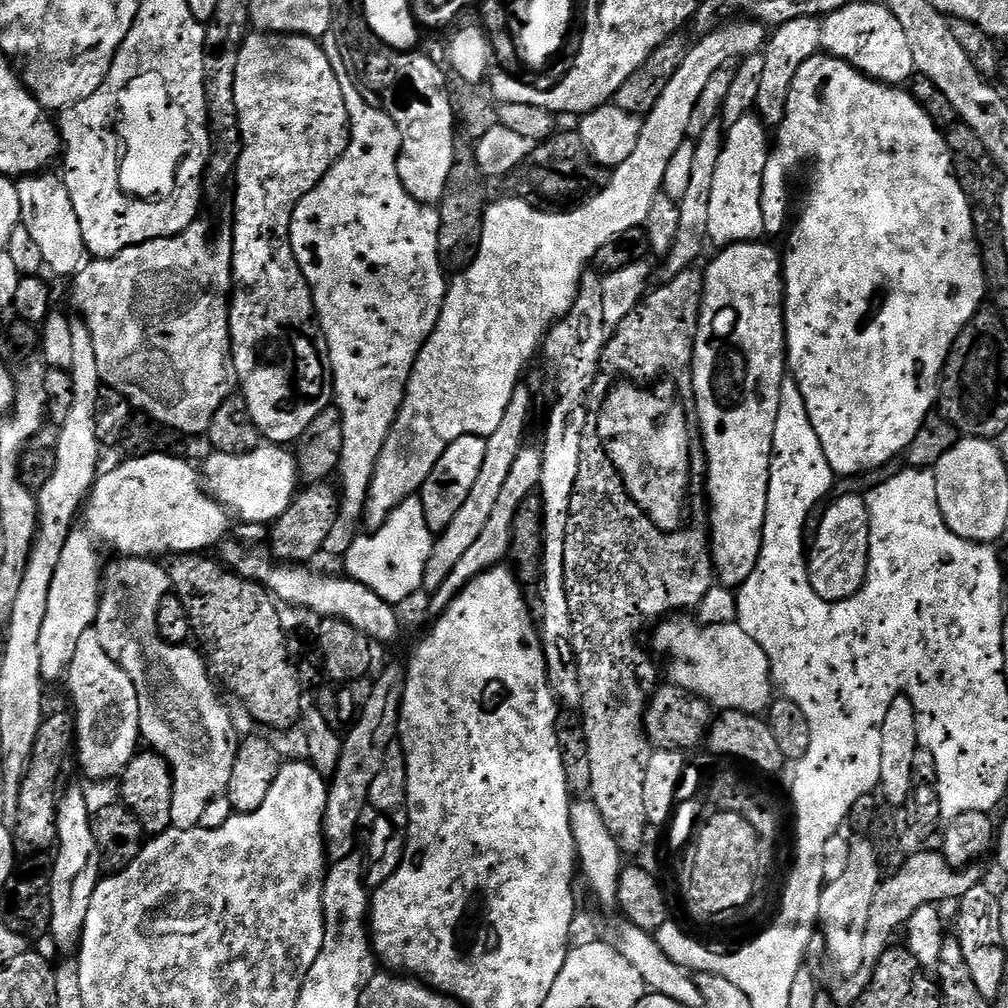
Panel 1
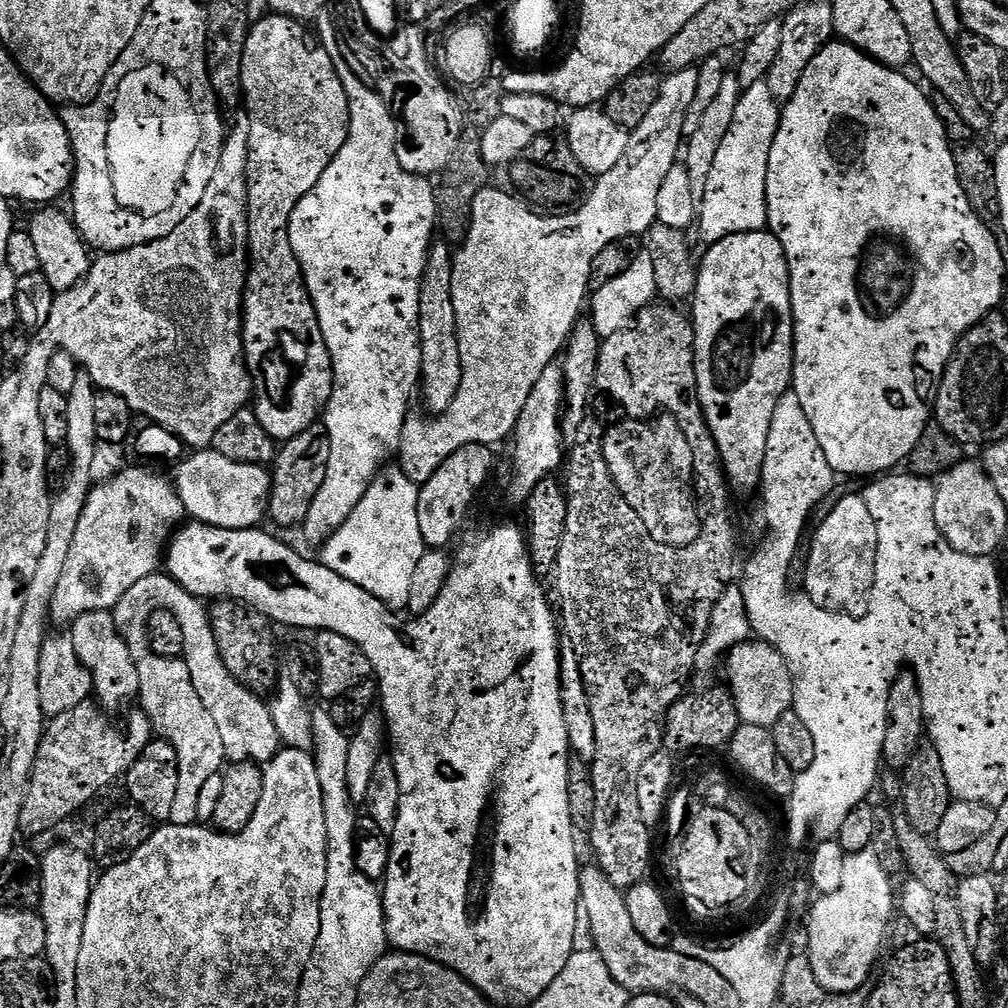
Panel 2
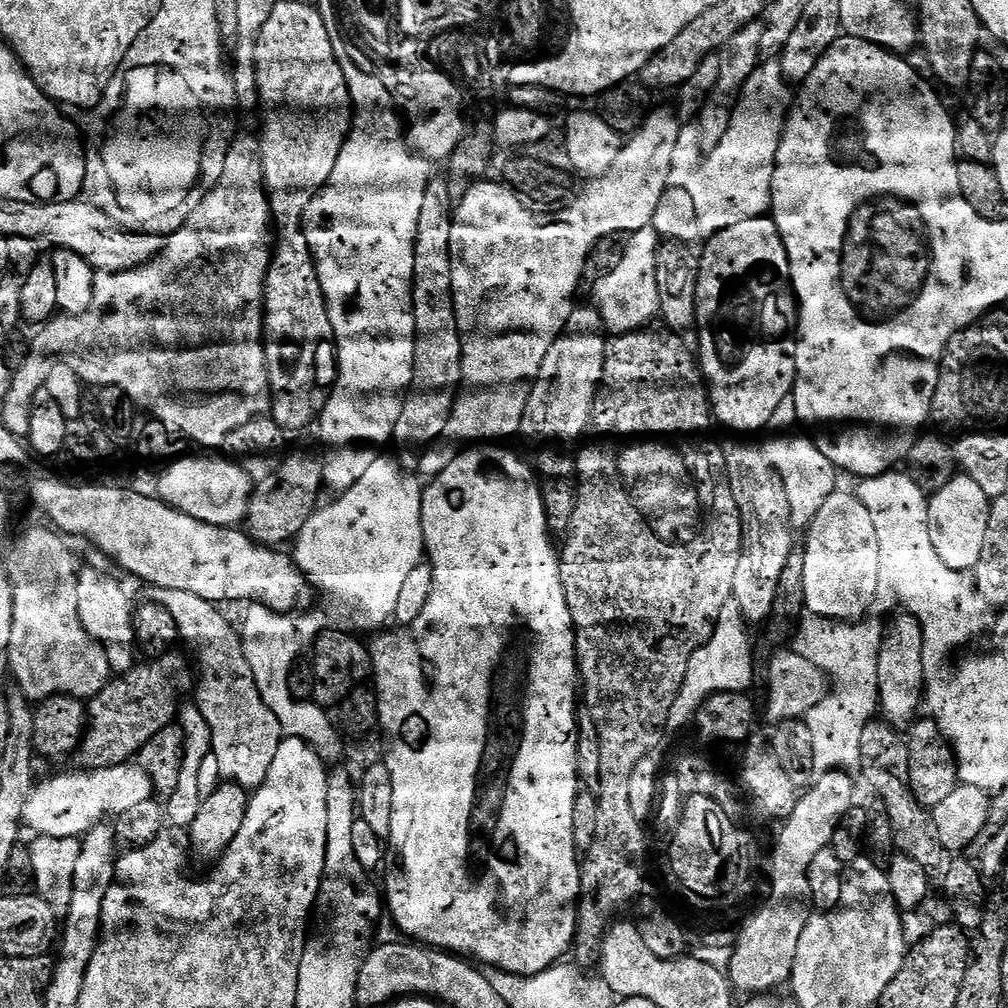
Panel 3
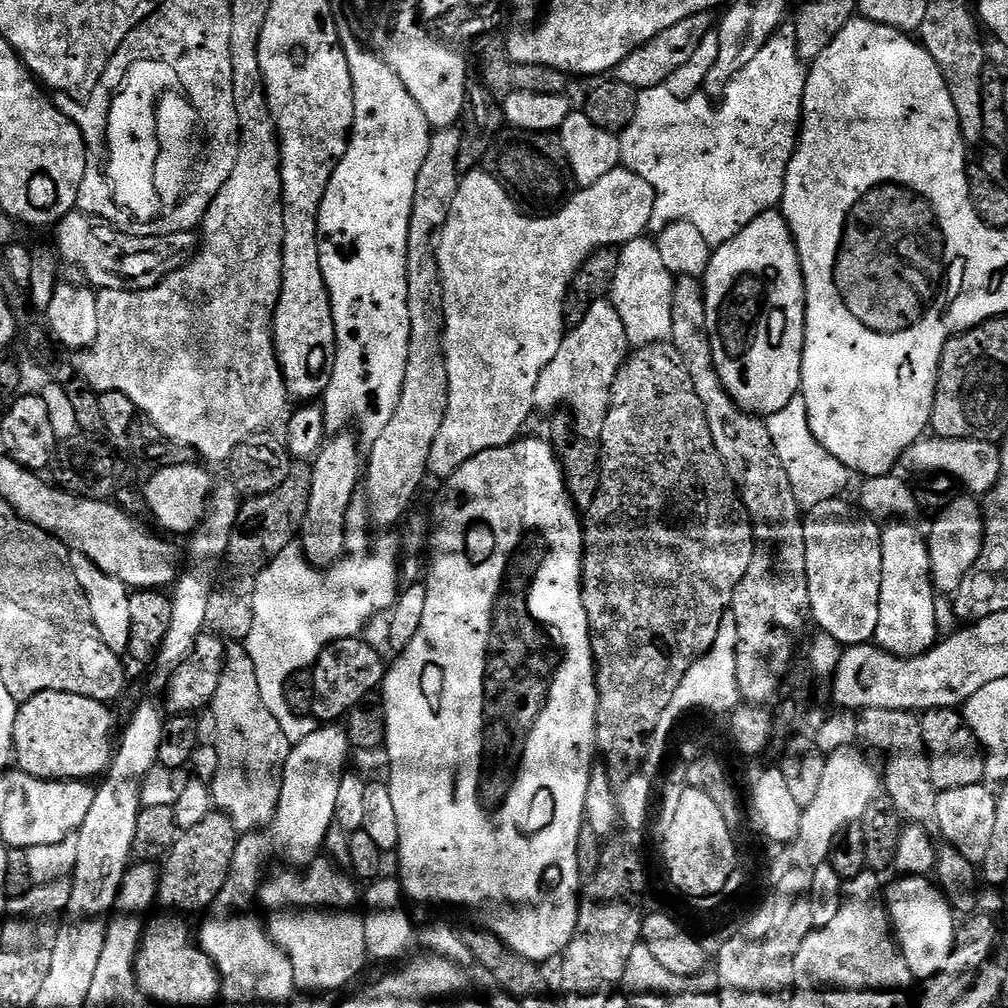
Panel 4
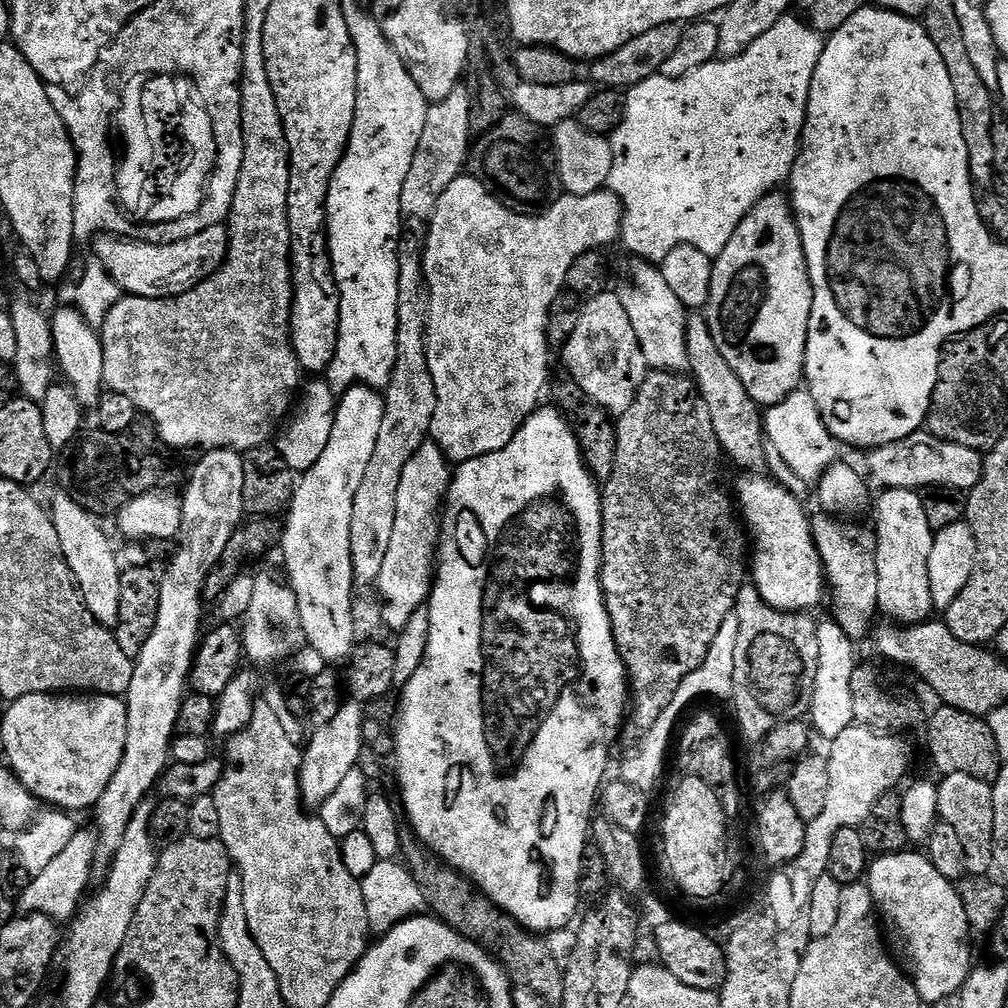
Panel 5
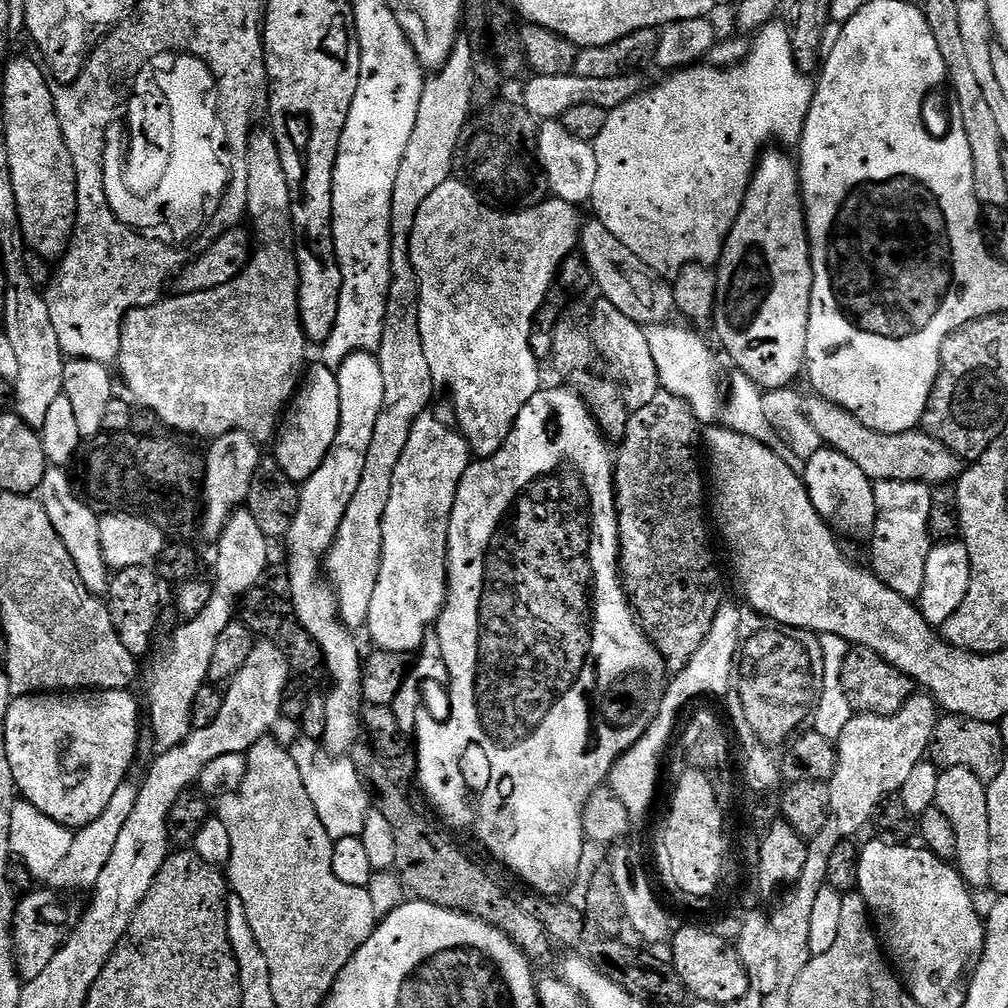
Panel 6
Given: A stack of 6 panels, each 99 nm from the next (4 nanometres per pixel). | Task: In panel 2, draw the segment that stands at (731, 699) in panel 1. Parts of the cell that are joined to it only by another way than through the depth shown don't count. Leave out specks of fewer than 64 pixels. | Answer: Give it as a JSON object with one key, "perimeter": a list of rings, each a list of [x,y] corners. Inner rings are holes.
{"perimeter":[[[756,638],[751,642],[734,645],[726,653],[726,664],[727,660],[726,684],[732,699],[736,701],[736,709],[743,723],[772,729],[774,722],[778,722],[782,714],[793,711],[794,680],[786,666],[786,658],[782,658],[776,648],[771,648],[763,640]]]}

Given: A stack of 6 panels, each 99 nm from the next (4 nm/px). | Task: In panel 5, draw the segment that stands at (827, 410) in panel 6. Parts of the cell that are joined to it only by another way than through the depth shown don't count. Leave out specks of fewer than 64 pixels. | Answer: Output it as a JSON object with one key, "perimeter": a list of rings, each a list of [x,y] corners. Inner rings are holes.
{"perimeter":[[[927,430],[910,434],[905,440],[890,442],[890,446],[871,449],[867,453],[867,475],[877,480],[881,489],[911,488],[956,488],[967,493],[977,484],[984,473],[984,456],[972,448],[958,446],[954,442],[938,439]]]}

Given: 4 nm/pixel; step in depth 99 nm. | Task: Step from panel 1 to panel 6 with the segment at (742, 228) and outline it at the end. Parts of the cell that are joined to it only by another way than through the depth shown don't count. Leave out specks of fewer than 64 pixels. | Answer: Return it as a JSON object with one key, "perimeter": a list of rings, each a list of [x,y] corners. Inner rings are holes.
{"perimeter":[[[769,22],[759,29],[758,35],[751,41],[748,55],[731,68],[713,68],[711,66],[690,66],[685,70],[677,71],[669,80],[661,82],[657,88],[641,91],[639,96],[626,101],[622,106],[611,109],[606,118],[606,126],[602,126],[602,134],[594,141],[596,161],[598,162],[598,175],[594,178],[594,190],[590,208],[596,211],[595,219],[618,242],[622,242],[643,263],[647,264],[657,274],[675,273],[686,264],[702,264],[712,266],[724,255],[724,242],[728,239],[728,233],[732,231],[737,216],[740,215],[740,207],[744,201],[744,195],[748,193],[748,184],[752,180],[752,174],[762,153],[769,147],[771,140],[777,140],[777,145],[799,145],[802,138],[802,130],[806,126],[806,114],[810,114],[810,102],[814,91],[813,81],[805,73],[801,72],[796,64],[794,50],[790,46],[790,36],[786,26],[779,22]]]}

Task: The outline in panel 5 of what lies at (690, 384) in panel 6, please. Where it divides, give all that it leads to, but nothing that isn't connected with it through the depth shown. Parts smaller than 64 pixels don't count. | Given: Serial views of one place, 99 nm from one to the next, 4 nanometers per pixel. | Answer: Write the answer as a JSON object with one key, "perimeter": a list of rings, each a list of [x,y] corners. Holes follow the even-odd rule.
{"perimeter":[[[641,259],[635,263],[632,268],[632,285],[625,292],[621,291],[619,298],[622,306],[626,306],[626,314],[630,314],[634,334],[638,334],[638,346],[642,346],[642,354],[646,354],[649,369],[683,373],[688,368],[686,336],[689,313],[684,304],[678,302],[655,263]]]}

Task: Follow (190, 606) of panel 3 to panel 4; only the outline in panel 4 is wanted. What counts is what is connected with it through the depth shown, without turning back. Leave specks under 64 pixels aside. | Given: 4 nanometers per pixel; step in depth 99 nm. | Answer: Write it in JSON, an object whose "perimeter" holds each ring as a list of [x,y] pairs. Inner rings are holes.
{"perimeter":[[[232,642],[227,645],[222,666],[222,678],[218,678],[218,690],[210,705],[212,720],[216,723],[214,743],[218,750],[218,774],[210,782],[213,805],[231,820],[237,833],[252,834],[263,826],[271,825],[280,797],[280,783],[284,773],[284,763],[288,757],[289,743],[273,714],[266,708],[258,692],[254,662],[250,660],[245,645]]]}

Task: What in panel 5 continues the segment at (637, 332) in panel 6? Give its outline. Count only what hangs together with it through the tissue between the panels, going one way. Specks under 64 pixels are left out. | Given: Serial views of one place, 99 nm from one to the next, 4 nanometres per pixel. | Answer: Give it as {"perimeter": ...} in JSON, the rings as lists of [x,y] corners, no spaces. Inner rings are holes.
{"perimeter":[[[612,290],[598,294],[590,302],[586,302],[580,309],[580,320],[574,326],[574,334],[565,342],[562,349],[564,355],[564,368],[572,375],[579,391],[589,396],[596,405],[603,408],[609,416],[619,418],[630,410],[642,382],[650,371],[646,362],[646,354],[642,354],[642,346],[638,346],[638,334],[634,334],[634,326],[630,323],[630,314],[626,314],[626,306],[622,306],[619,295]]]}

